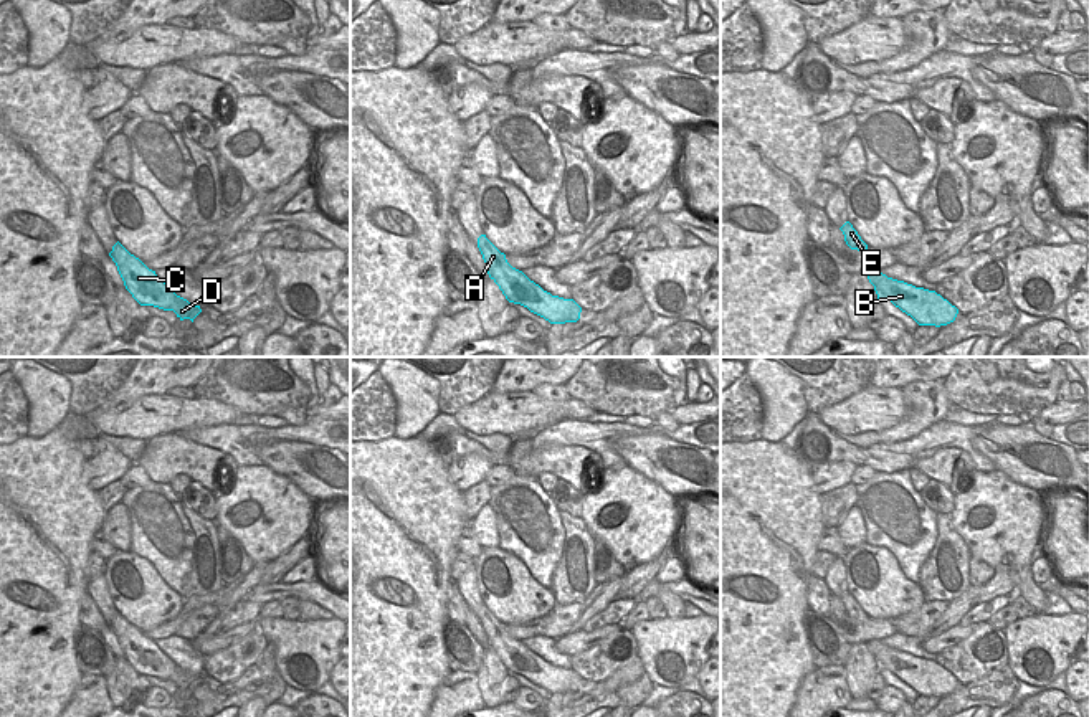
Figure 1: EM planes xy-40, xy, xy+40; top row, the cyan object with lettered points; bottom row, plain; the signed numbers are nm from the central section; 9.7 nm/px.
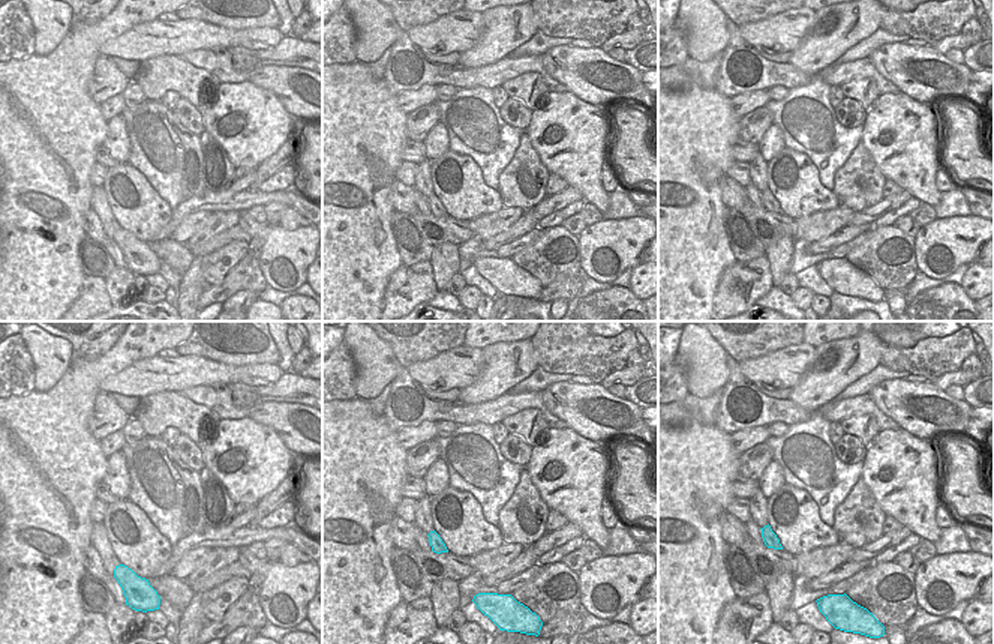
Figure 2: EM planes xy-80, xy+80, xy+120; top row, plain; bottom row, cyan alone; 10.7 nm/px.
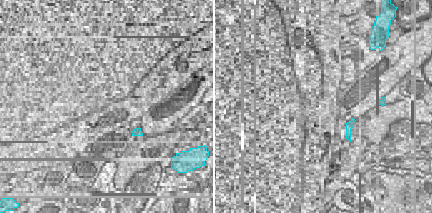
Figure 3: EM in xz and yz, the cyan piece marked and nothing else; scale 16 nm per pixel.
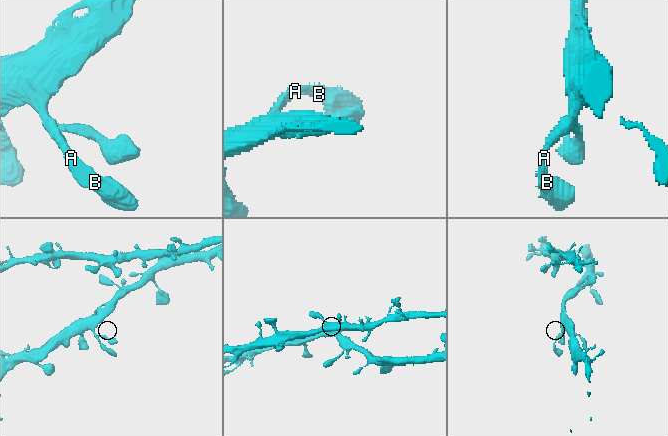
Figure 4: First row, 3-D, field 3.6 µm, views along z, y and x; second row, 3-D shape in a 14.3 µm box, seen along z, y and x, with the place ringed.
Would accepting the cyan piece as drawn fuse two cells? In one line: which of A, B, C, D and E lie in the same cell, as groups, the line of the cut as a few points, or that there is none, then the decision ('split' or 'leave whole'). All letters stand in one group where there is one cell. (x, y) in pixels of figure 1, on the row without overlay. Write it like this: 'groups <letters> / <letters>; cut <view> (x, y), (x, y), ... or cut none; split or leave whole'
groups A B C D E; cut none; leave whole

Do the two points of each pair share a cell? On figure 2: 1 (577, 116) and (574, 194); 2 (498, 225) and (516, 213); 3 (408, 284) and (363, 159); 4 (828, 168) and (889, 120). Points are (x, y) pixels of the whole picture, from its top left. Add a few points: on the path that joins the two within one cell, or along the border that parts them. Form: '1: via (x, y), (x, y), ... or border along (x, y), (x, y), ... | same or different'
1: border along (570, 185), (583, 198) | different
2: via (502, 221), (511, 215) | same
3: border along (402, 264), (390, 276), (383, 294) | different
4: border along (864, 125), (861, 138) | different

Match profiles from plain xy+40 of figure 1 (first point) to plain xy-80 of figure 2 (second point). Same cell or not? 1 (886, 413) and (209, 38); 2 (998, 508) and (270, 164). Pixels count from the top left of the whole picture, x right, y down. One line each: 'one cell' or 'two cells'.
1: one cell
2: two cells

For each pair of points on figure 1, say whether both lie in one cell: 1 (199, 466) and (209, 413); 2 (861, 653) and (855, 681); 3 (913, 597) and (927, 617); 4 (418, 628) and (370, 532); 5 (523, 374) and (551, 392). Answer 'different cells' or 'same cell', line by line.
1: different cells
2: same cell
3: different cells
4: same cell
5: different cells

